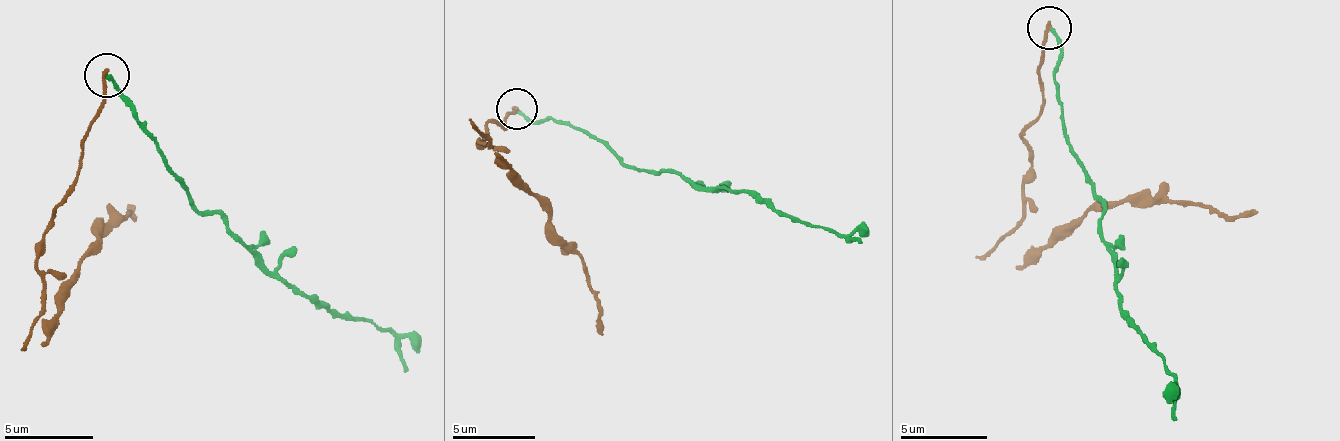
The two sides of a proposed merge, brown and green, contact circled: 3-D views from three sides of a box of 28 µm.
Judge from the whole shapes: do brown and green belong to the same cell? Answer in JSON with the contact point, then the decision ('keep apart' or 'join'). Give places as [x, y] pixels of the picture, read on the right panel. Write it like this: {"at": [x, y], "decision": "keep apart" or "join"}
{"at": [1049, 27], "decision": "keep apart"}

